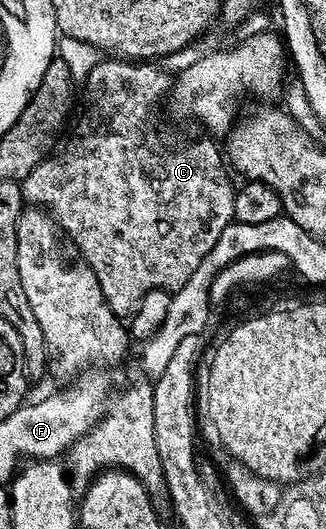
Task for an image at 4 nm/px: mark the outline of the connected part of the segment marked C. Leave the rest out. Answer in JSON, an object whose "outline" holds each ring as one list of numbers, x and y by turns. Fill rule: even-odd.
{"outline":[[104,57,94,65,94,69,90,69,88,76,82,80,82,87,84,87,84,100,81,103,79,100,78,110,70,126,65,130,60,142,53,147,52,154,43,159,37,167,30,169,30,173,20,183,20,194,25,204,47,211,56,220,57,228,67,238,68,235,72,238,73,245,80,250,80,255,84,258,81,260,94,273,94,277,98,277,98,285,102,285,102,297,106,297,112,312,121,317,128,317,136,310,142,297,146,297,146,293,154,289,171,293,186,285,186,281,190,281,190,273,194,273,194,269,198,269,198,264,202,262,202,257,210,253,210,248,214,245,214,241,218,241,222,229,233,223,237,188,232,187,233,176,226,166,221,148,217,144,216,148,211,143,213,142,211,138,192,139,189,143,171,143,171,133,160,128,156,114,160,111,160,102,166,99,170,91,170,75,168,79,167,73,160,68,160,65,152,61,125,61,120,57]]}

